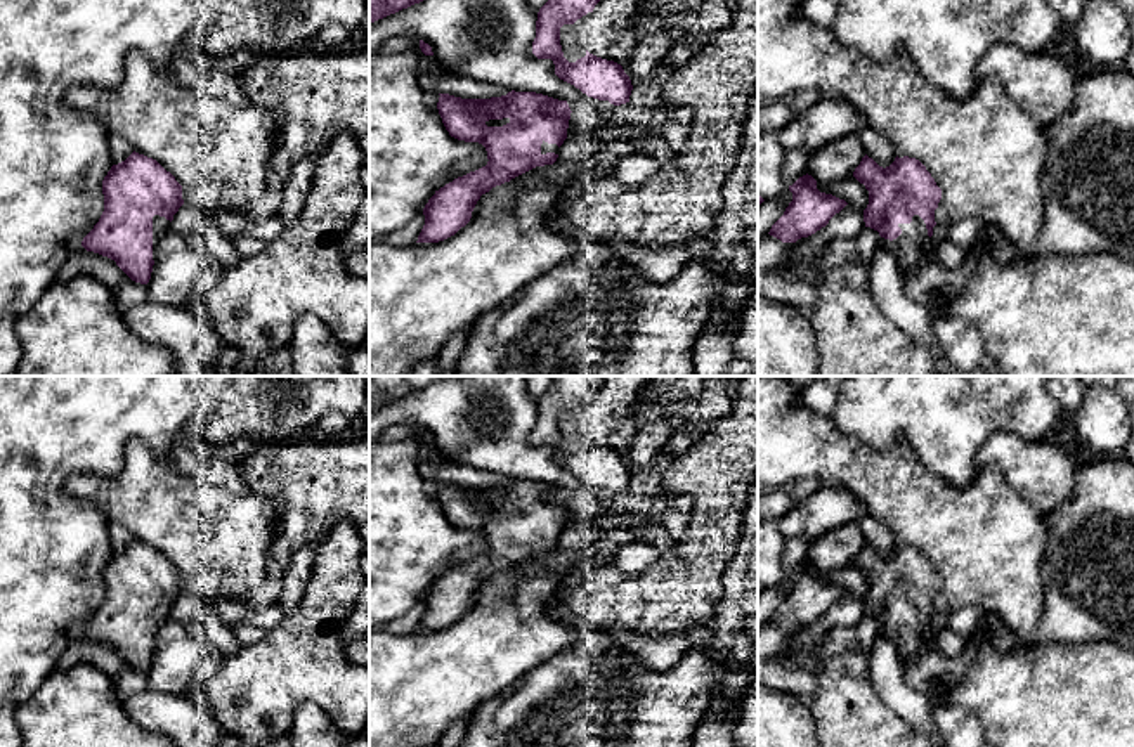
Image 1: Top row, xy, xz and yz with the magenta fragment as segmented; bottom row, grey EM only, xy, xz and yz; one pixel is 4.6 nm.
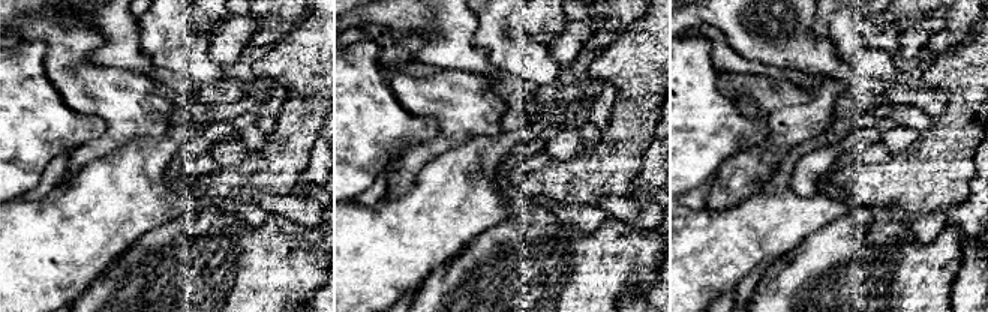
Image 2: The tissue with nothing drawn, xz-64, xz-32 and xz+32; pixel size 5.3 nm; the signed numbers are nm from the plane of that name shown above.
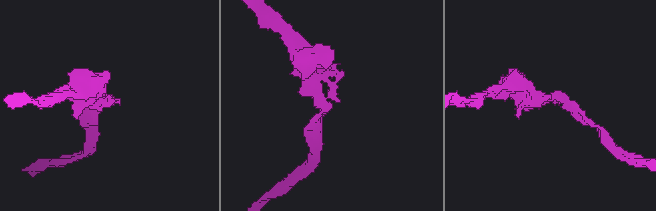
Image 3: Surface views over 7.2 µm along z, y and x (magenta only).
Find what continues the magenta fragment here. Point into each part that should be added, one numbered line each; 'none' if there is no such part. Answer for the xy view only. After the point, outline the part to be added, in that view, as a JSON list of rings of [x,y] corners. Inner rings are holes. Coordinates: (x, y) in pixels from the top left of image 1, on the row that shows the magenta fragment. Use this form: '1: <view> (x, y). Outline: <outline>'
1: xy (160, 224). Outline: [[[154,215],[153,217],[153,260],[156,262],[160,241],[166,236],[170,231],[170,220],[165,217]]]

